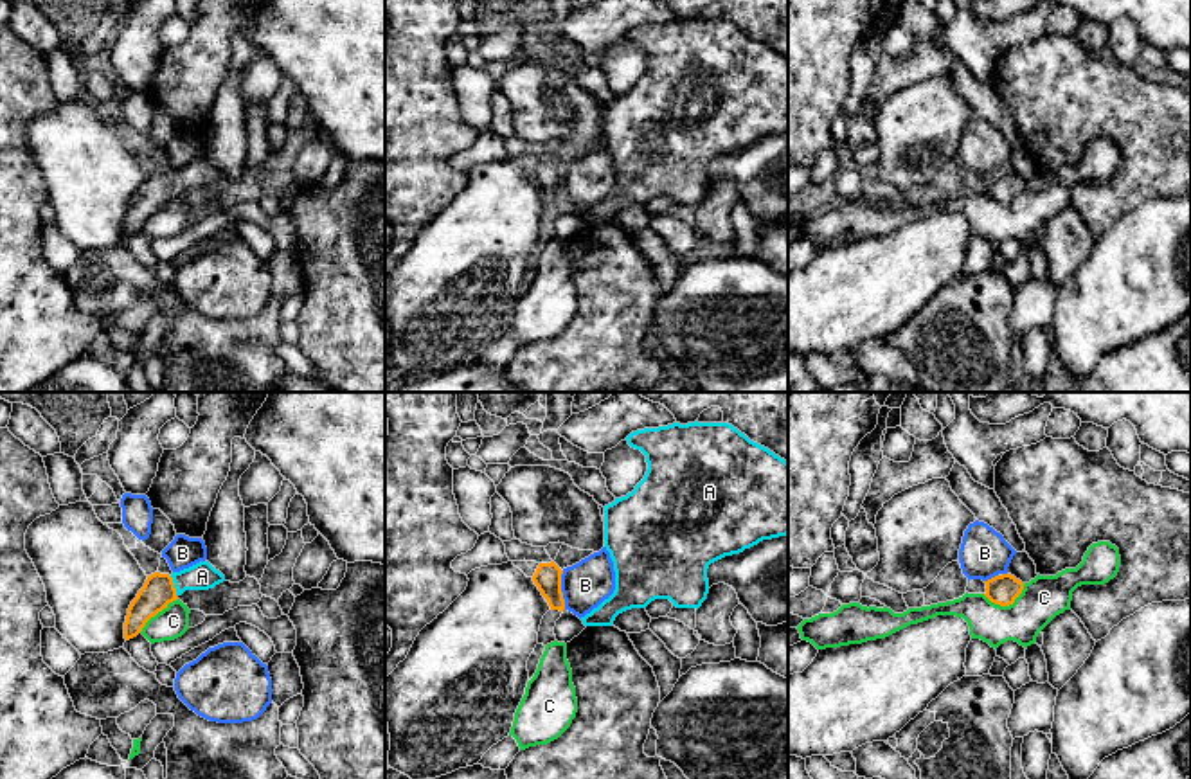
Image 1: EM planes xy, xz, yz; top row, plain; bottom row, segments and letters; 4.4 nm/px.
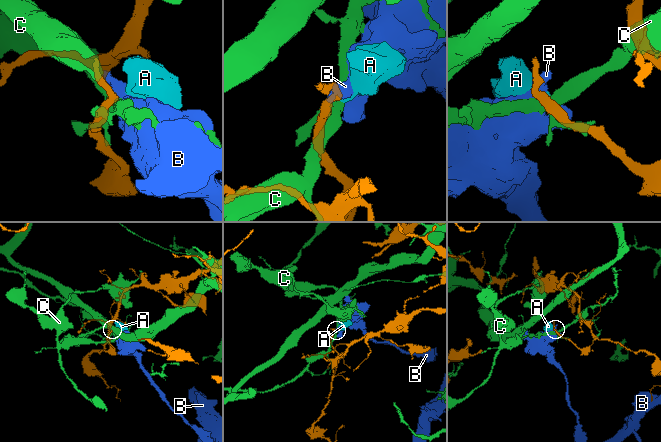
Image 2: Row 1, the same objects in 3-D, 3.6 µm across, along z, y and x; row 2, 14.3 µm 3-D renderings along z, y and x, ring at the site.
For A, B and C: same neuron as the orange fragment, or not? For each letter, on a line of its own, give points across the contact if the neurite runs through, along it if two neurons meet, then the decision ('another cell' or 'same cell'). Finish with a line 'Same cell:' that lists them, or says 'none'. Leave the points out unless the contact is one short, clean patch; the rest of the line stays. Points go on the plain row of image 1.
A: way xy (159, 188), (173, 184), (202, 173); same cell
B: another cell
C: another cell
Same cell: A

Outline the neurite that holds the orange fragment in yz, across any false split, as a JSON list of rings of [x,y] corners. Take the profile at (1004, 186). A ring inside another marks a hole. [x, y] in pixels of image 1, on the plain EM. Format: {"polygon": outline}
{"polygon": [[[1011,171],[995,173],[986,180],[986,194],[1000,203],[1009,203],[1022,191],[1024,180]]]}

